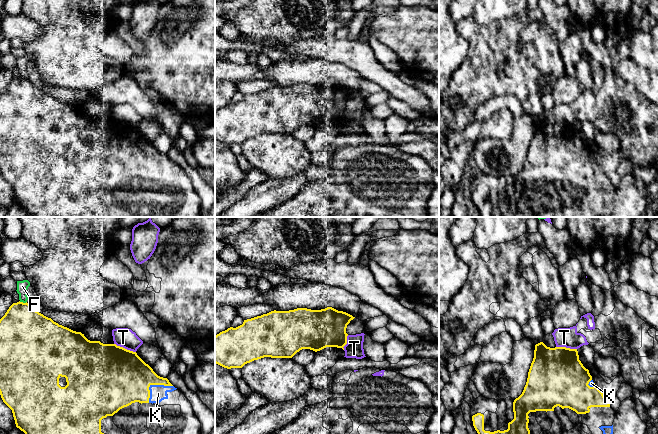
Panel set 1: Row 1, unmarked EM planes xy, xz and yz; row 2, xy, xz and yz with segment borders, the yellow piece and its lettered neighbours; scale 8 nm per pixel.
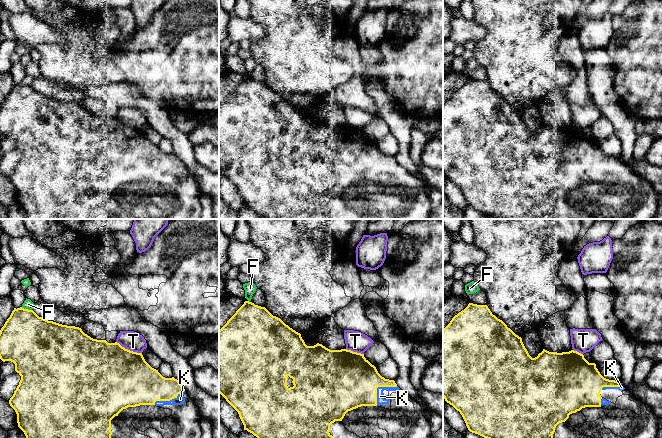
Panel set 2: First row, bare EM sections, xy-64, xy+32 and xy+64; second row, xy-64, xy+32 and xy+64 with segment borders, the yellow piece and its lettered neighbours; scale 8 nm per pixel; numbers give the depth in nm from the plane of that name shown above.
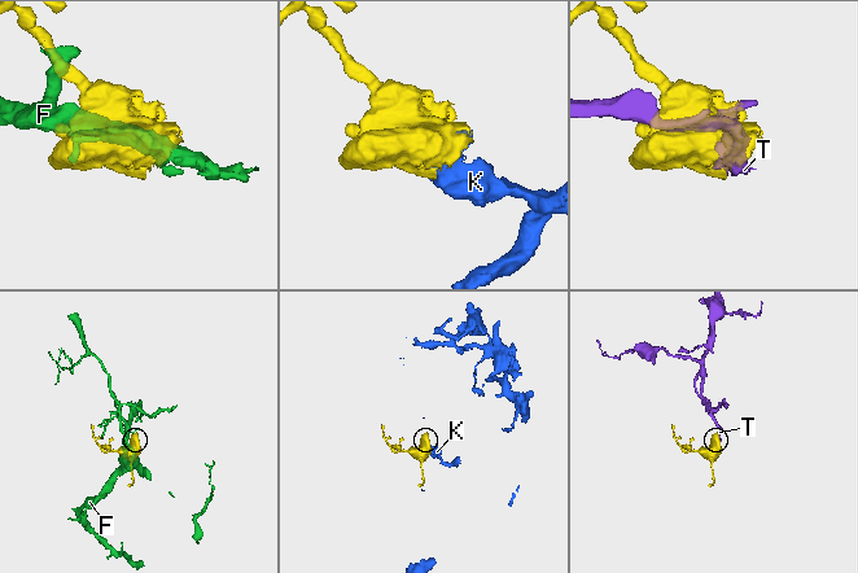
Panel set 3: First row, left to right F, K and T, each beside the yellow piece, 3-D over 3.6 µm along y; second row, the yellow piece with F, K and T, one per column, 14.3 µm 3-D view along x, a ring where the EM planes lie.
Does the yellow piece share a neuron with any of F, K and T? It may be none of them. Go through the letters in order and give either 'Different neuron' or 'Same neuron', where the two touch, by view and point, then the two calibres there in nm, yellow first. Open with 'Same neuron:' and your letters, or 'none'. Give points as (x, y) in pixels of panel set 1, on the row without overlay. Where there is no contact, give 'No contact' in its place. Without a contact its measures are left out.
Same neuron: K
F: Different neuron. Touches yellow at xy (22, 78). Thickness 400 nm (yellow) against 90 nm
K: Same neuron. Touches yellow at xy (153, 160). Thickness 420 nm (yellow) against 130 nm
T: Different neuron. Touches yellow at xy (124, 124). Thickness 500 nm (yellow) against 160 nm

